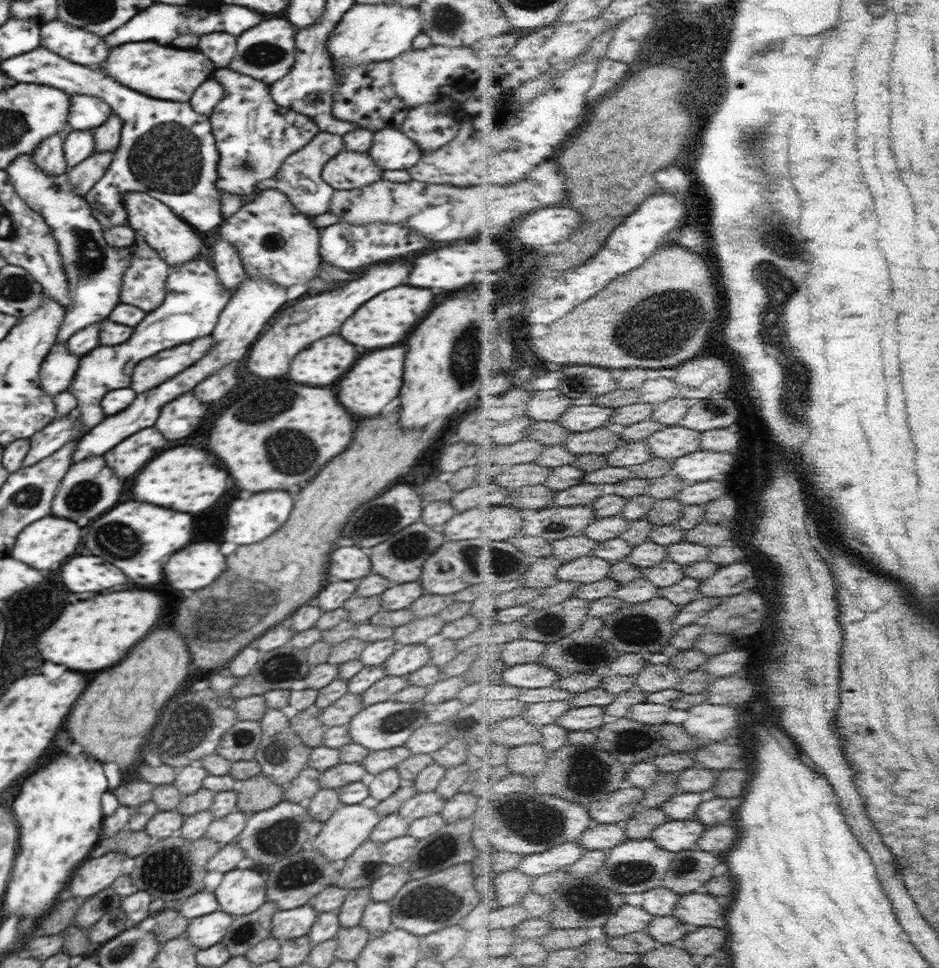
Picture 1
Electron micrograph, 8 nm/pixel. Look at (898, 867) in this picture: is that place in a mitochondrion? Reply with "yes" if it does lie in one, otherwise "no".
no

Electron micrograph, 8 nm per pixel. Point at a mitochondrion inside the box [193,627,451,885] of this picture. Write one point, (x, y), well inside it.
(277, 837)

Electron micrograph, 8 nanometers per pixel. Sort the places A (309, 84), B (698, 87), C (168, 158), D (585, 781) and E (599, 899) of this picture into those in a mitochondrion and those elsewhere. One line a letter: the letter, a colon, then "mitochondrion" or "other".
A: other
B: other
C: mitochondrion
D: mitochondrion
E: mitochondrion

